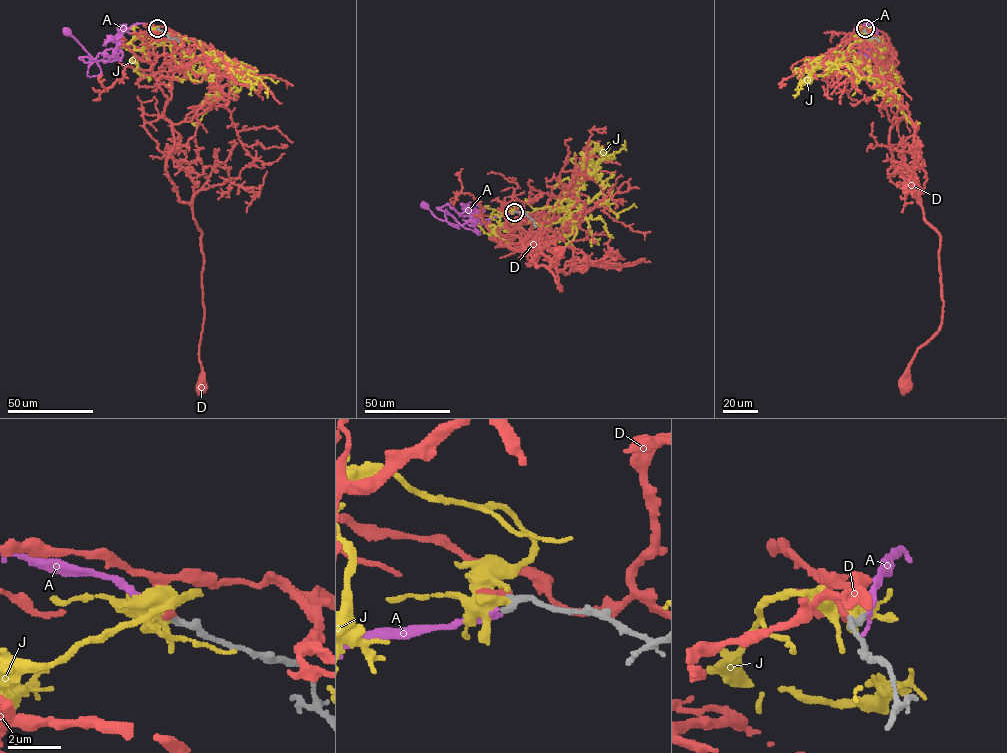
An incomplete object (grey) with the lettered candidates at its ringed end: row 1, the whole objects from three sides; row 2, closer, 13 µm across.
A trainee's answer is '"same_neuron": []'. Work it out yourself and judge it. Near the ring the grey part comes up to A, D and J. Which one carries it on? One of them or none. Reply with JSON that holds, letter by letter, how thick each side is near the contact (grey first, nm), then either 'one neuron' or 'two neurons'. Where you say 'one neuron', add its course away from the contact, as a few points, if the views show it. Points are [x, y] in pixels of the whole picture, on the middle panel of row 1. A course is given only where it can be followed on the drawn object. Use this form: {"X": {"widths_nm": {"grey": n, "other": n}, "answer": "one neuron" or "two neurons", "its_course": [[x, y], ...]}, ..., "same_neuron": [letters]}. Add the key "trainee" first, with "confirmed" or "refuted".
{"trainee": "refuted", "A": {"widths_nm": {"grey": 240, "other": 280}, "answer": "one neuron", "its_course": [[514, 212], [479, 223], [447, 203], [437, 208], [450, 215], [445, 209], [446, 221], [458, 228], [422, 206]]}, "D": {"widths_nm": {"grey": 280, "other": 240}, "answer": "two neurons"}, "J": {"widths_nm": {"grey": 320, "other": 550}, "answer": "two neurons"}, "same_neuron": ["A"]}

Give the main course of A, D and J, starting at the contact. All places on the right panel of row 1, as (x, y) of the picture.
A: (865, 28), (875, 28), (874, 45), (856, 58), (867, 61), (866, 75), (879, 76), (872, 45), (859, 30)
D: (864, 28), (879, 43), (900, 106), (888, 141), (894, 167), (940, 238), (941, 327), (917, 349), (902, 386)
J: (864, 28), (856, 31), (879, 41), (874, 42), (878, 79), (870, 79), (875, 87), (911, 123), (920, 124)

